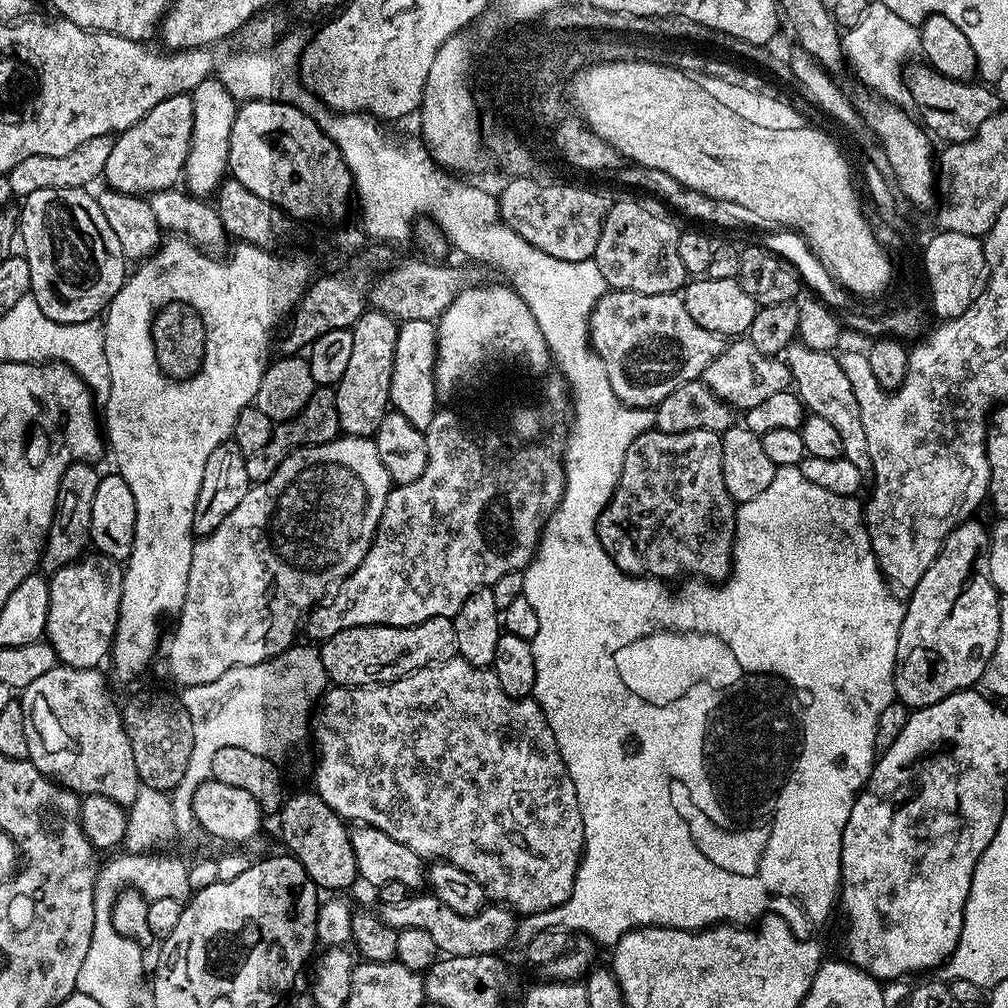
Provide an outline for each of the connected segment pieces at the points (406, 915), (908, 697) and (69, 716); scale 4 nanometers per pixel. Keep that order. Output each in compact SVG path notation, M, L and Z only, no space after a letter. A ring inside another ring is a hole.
M409 894L403 902L380 904L378 915L382 918L382 922L386 922L386 926L390 926L397 930L426 930L426 934L430 934L430 938L434 938L437 953L443 954L445 957L490 956L493 954L500 954L503 953L502 950L508 943L510 945L513 943L518 920L507 907L486 906L478 914L474 914L473 916L463 916L454 910L450 910L450 906L443 904L443 902L436 896L431 894L425 894L425 896L420 895L424 894Z
M969 518L965 520L963 524L956 527L956 529L945 538L944 544L940 547L940 553L934 558L934 562L930 562L930 566L926 570L926 574L922 574L918 586L911 589L909 596L912 597L910 597L909 600L906 600L904 621L900 627L900 633L898 634L896 669L894 670L894 678L892 681L896 687L895 699L910 710L929 708L932 704L942 702L942 698L946 698L955 692L963 692L971 689L973 686L979 685L981 681L983 681L986 666L990 662L990 658L998 646L998 634L1000 633L1001 595L996 591L996 587L990 582L990 574L988 573L988 533L989 529L987 527L980 528L980 524L976 521L976 518Z
M57 663L54 670L41 674L19 693L22 714L26 714L26 746L32 765L61 788L79 794L81 797L100 794L125 806L132 805L141 786L138 766L134 766L134 750L130 750L130 738L126 738L124 718L121 709L116 708L108 693L100 668L72 668L69 664Z

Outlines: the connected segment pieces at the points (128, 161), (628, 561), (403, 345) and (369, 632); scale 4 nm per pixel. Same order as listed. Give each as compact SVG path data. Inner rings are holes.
M191 95L175 96L166 98L166 102L158 102L150 114L113 139L110 158L106 158L103 183L108 183L105 185L111 191L145 198L153 192L177 187L184 175L193 132L194 106Z
M686 430L682 434L666 434L650 431L636 435L634 442L624 451L622 470L618 474L618 483L614 494L608 499L608 505L602 510L600 521L596 523L596 533L602 546L612 555L612 560L630 576L651 576L657 580L667 581L668 576L687 577L691 574L696 578L724 578L732 571L732 542L736 539L736 509L731 494L726 490L722 478L722 442L721 433L710 430Z
M405 320L398 327L398 346L394 346L394 374L390 374L390 404L397 412L401 412L413 426L428 429L430 418L438 411L438 397L436 395L436 325L431 320Z
M447 616L430 618L409 628L399 628L389 624L344 628L330 639L323 641L319 645L319 650L322 666L326 666L329 681L341 688L367 688L369 684L389 684L391 680L396 680L399 676L408 676L427 664L437 664L440 660L448 660L451 656L457 655L454 626Z

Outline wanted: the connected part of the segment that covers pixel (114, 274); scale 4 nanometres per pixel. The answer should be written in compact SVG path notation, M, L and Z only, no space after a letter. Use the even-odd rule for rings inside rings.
M67 188L66 190L34 190L34 194L23 197L21 208L18 208L18 240L24 243L22 255L30 262L30 286L32 287L30 295L38 302L42 314L46 318L54 318L54 322L63 324L73 324L74 322L86 322L87 320L97 319L107 309L108 304L118 294L118 290L124 284L126 279L126 261L122 254L122 245L118 243L118 237L114 230L110 230L110 222L106 222L106 217L102 214L102 206L98 206L96 196L91 191L82 188Z

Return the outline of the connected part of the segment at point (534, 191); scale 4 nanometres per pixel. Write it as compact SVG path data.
M517 176L498 192L500 216L514 230L553 258L566 258L566 262L582 262L595 257L598 234L610 203L609 197L592 188L579 188L576 184L543 184L543 179Z

